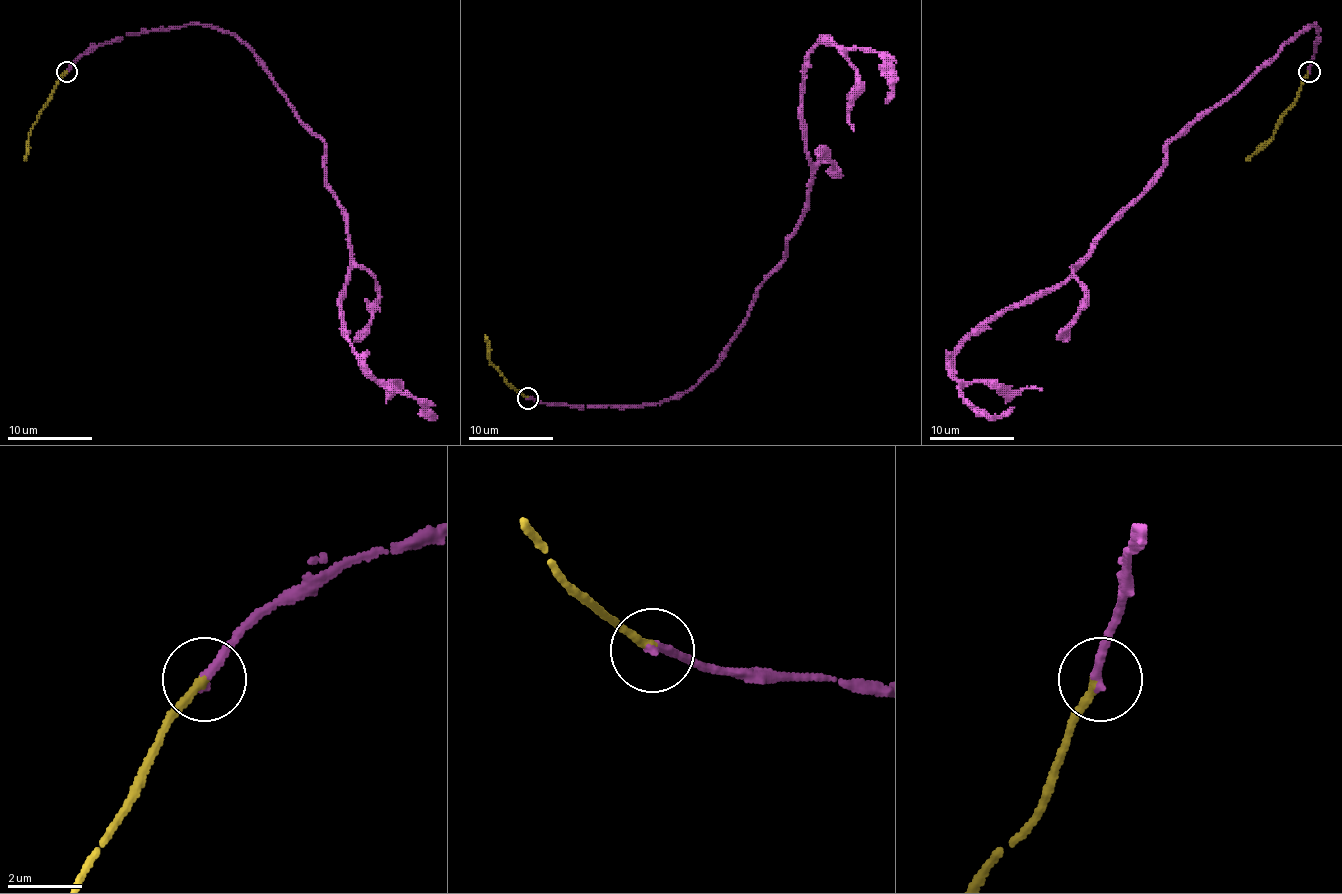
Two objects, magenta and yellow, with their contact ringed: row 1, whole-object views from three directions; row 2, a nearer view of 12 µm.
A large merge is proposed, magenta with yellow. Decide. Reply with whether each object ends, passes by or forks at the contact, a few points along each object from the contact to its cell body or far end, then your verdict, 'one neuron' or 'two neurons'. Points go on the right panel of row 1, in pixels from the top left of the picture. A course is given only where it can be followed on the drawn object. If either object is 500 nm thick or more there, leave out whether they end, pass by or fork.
magenta ends; yellow ends; course magenta (1310, 71), (1314, 24), (1169, 143), (1161, 175), (1063, 282), (969, 337), (959, 392), (990, 416), (1014, 407); course yellow (1308, 71), (1297, 101), (1282, 118), (1276, 133), (1246, 160); one neuron

